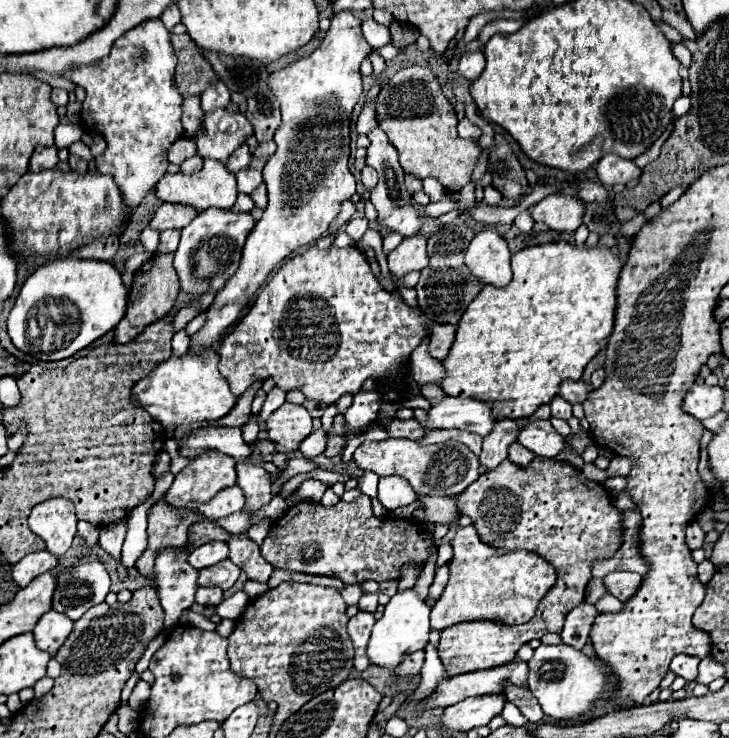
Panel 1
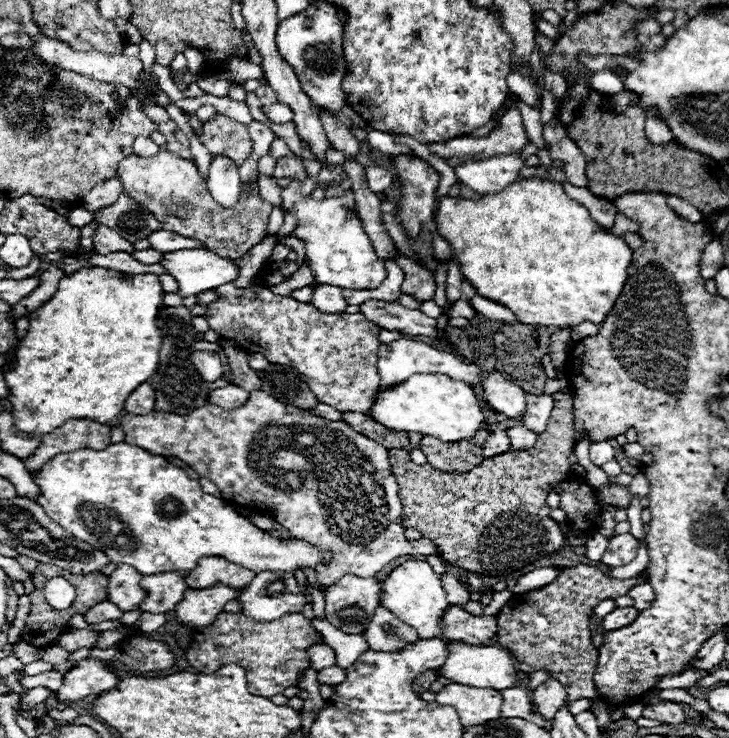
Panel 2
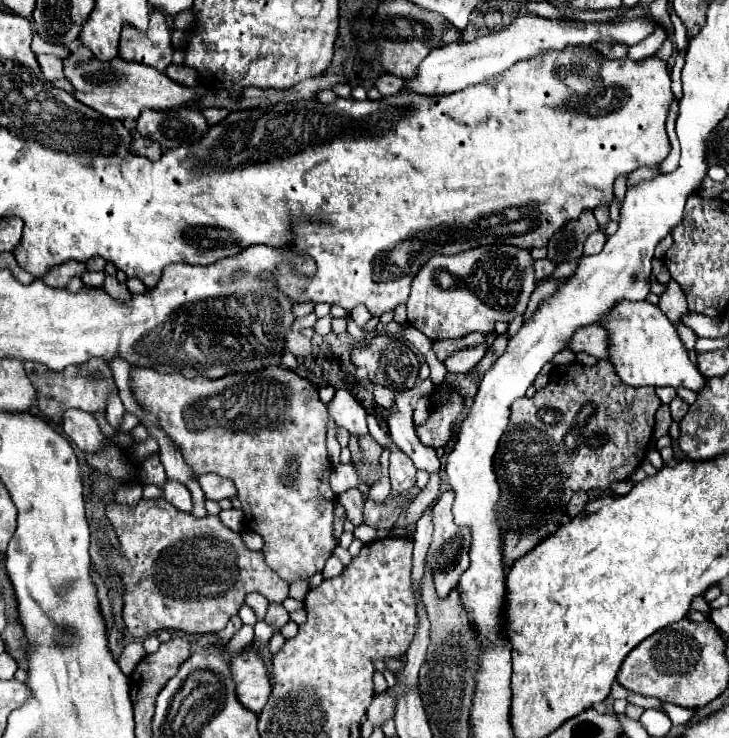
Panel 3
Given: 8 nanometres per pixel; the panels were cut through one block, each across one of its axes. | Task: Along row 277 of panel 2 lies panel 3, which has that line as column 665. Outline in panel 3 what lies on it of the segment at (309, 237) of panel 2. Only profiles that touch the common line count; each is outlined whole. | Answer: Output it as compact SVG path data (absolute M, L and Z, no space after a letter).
M622 300L610 308L598 322L608 332L608 360L614 364L618 378L628 386L686 386L694 392L704 388L706 378L690 362L674 324L666 318L660 306Z

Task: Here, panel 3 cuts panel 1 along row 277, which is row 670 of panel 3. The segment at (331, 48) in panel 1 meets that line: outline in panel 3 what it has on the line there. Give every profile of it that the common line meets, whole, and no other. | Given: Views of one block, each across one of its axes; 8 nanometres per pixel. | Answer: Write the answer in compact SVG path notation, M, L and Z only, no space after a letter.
M246 648L232 658L230 668L236 682L238 700L248 710L260 714L272 692L268 666L264 664L262 654L256 648Z

